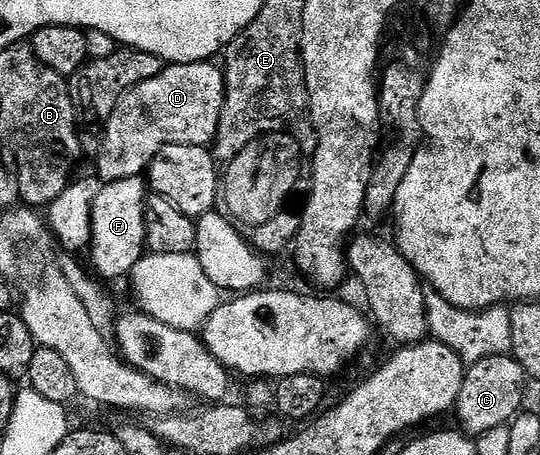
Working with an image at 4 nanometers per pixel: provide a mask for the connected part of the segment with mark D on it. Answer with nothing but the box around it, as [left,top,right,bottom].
[98,62,227,181]

